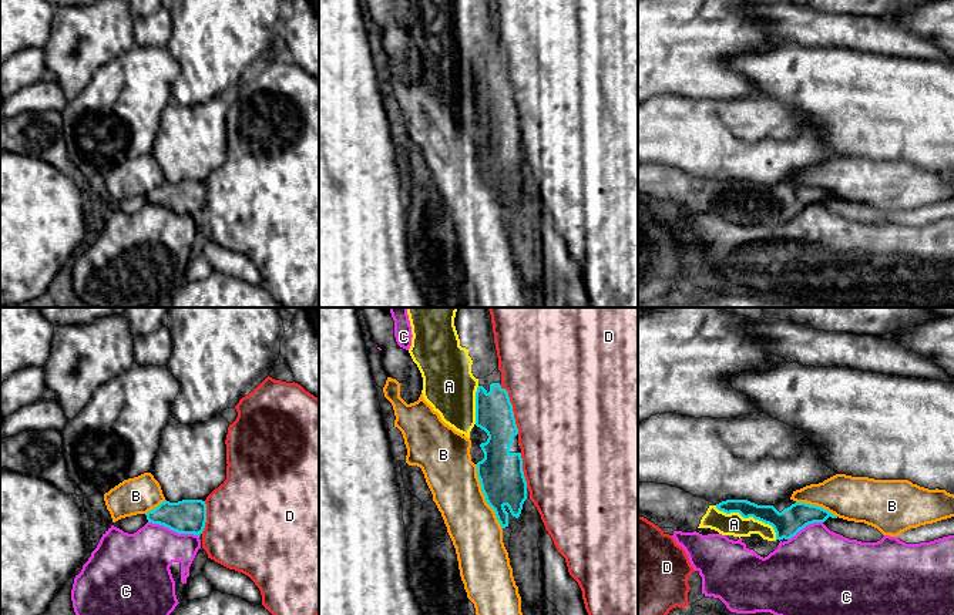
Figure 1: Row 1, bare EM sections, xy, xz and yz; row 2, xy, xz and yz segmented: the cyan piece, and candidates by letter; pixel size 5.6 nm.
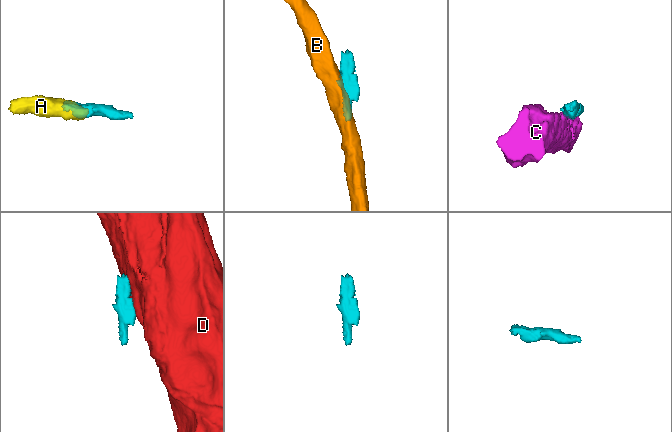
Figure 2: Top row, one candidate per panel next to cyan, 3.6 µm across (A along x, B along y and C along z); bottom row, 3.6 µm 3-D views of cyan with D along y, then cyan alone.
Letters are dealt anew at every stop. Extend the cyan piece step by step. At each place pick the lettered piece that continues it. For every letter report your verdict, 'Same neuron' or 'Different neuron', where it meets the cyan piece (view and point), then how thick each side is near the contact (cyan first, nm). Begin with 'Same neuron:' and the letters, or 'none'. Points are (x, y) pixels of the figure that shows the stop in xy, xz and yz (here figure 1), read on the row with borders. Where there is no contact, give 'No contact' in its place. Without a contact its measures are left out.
Same neuron: A
A: Same neuron. Touches cyan at yz (749, 516). Thickness 160 nm (cyan) against 130 nm
B: Different neuron. Touches cyan at xz (484, 496). Thickness 260 nm (cyan) against 280 nm
C: Different neuron. Touches cyan at xy (174, 530). Thickness 190 nm (cyan) against 320 nm
D: Different neuron. Touches cyan at xz (511, 409). Thickness 220 nm (cyan) against 480 nm

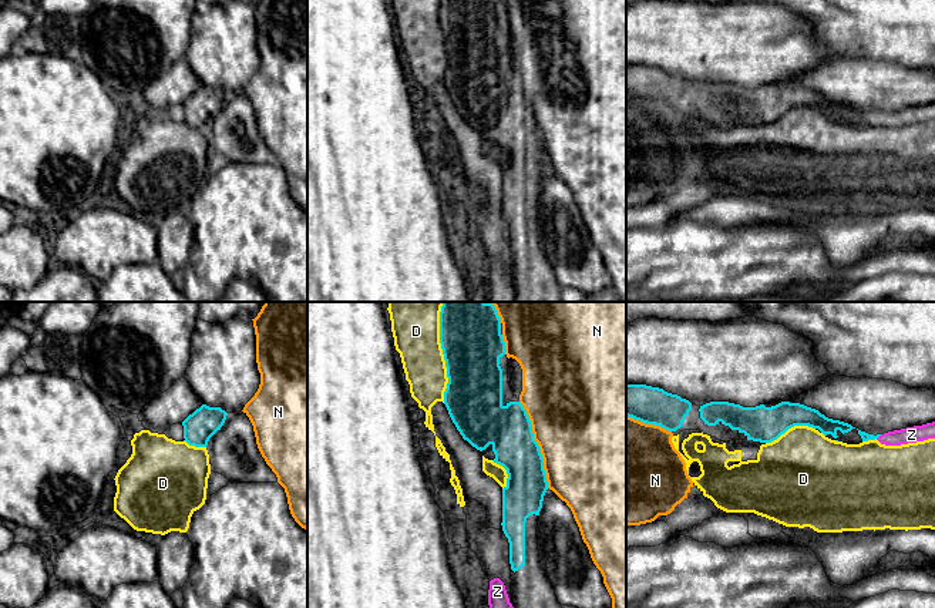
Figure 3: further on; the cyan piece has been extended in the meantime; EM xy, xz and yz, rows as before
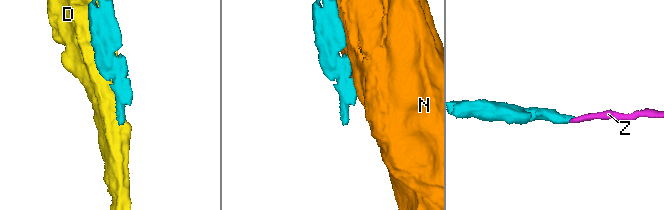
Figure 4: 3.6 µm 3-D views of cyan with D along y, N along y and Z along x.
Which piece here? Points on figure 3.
Same neuron: none
D: Different neuron. Touches cyan at xz (443, 352). Thickness 360 nm (cyan) against 280 nm
N: Different neuron. Touches cyan at xz (537, 444). Thickness 260 nm (cyan) against 480 nm
Z: Different neuron. Touches cyan at yz (878, 436). Thickness 50 nm (cyan) against 100 nm

